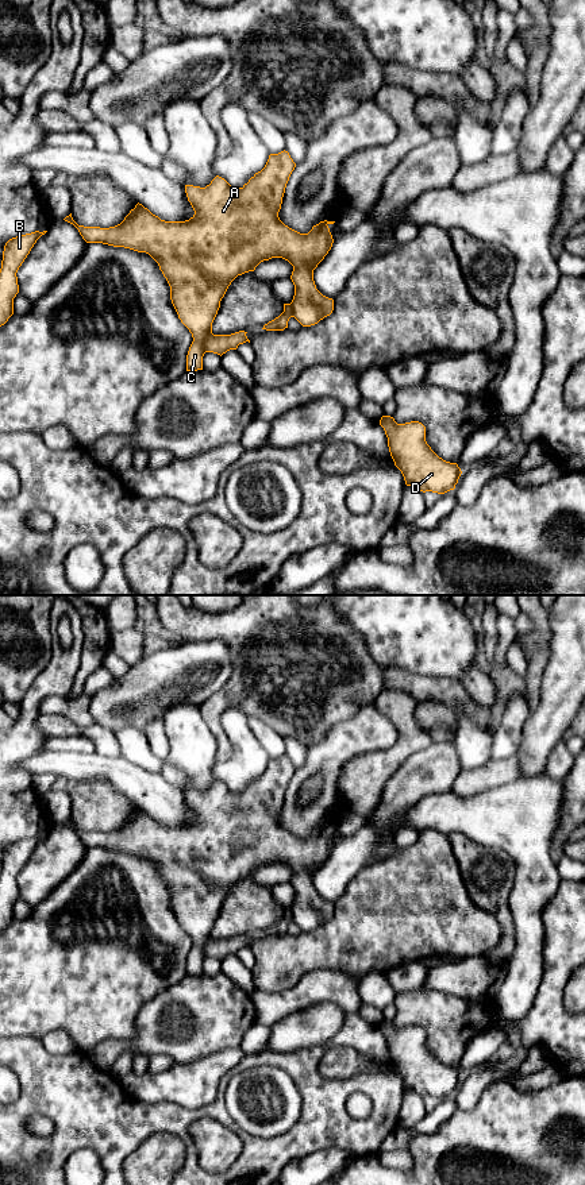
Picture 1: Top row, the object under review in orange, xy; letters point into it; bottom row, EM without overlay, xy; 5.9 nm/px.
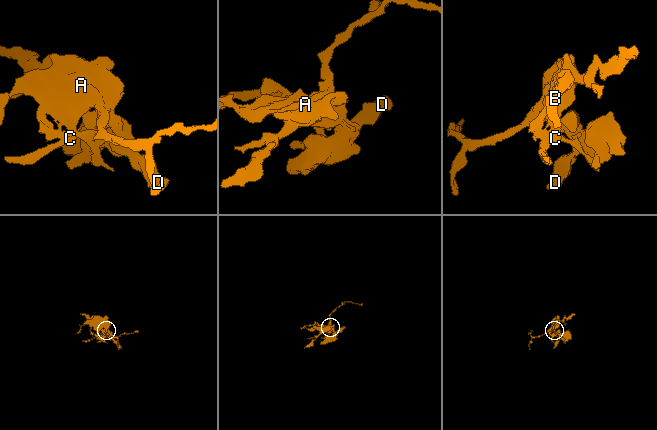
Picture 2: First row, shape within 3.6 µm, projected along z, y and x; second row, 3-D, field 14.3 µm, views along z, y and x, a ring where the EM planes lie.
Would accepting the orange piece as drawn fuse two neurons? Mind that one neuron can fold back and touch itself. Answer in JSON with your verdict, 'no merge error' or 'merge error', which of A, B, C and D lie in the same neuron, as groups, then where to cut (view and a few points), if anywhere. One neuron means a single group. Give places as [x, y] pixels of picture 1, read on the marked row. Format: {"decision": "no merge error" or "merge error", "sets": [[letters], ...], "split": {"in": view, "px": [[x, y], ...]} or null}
{"decision": "no merge error", "sets": [["A", "B", "C", "D"]], "split": null}

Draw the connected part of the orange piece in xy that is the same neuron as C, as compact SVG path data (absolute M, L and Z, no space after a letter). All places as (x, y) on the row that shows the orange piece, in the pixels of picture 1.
M284 150L278 154L270 154L265 167L255 173L249 182L239 189L232 188L219 175L216 175L205 188L185 185L188 201L195 211L195 215L185 221L161 220L139 202L130 211L120 224L109 228L78 225L73 220L72 213L63 220L73 224L86 243L103 243L113 247L130 248L138 252L146 252L158 263L159 270L170 286L170 300L178 319L189 329L193 337L186 355L186 371L197 371L203 370L203 356L205 352L213 352L222 356L230 350L236 350L239 344L246 341L250 343L246 336L247 332L245 331L231 335L213 335L212 323L220 308L220 301L231 282L238 275L254 271L263 260L282 258L293 266L290 279L295 285L295 296L290 304L284 304L284 312L274 320L265 324L262 329L284 331L288 328L290 317L295 317L303 327L311 327L330 316L334 310L334 300L323 296L316 289L313 270L332 247L334 239L328 225L335 221L320 221L313 225L308 233L300 233L285 225L278 217L285 188L295 167L296 163L290 158L289 153Z

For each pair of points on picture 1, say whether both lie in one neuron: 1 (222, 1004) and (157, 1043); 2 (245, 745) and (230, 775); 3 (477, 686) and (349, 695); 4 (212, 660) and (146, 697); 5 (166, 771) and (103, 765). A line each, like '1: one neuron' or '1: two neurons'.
1: one neuron
2: one neuron
3: two neurons
4: one neuron
5: two neurons

